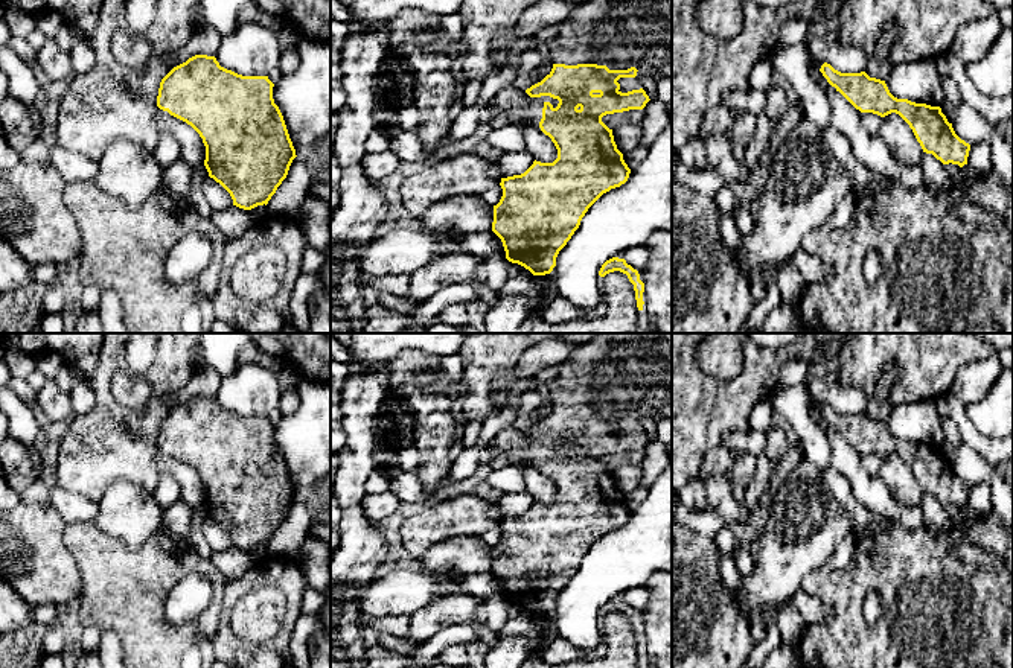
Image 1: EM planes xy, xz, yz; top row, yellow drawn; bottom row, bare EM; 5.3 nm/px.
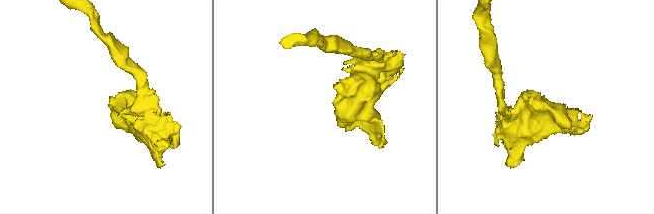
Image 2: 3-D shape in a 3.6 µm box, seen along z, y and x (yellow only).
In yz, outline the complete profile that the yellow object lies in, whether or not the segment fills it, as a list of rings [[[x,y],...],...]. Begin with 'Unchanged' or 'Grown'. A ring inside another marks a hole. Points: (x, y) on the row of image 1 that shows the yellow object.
Unchanged. [[[827,62],[820,72],[861,113],[880,117],[899,114],[912,129],[923,152],[932,154],[943,164],[967,164],[970,145],[955,134],[940,107],[897,99],[885,81],[870,78],[865,72],[841,73]]]

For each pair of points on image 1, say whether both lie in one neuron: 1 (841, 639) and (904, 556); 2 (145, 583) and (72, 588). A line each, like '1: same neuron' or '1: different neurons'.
1: same neuron
2: different neurons

